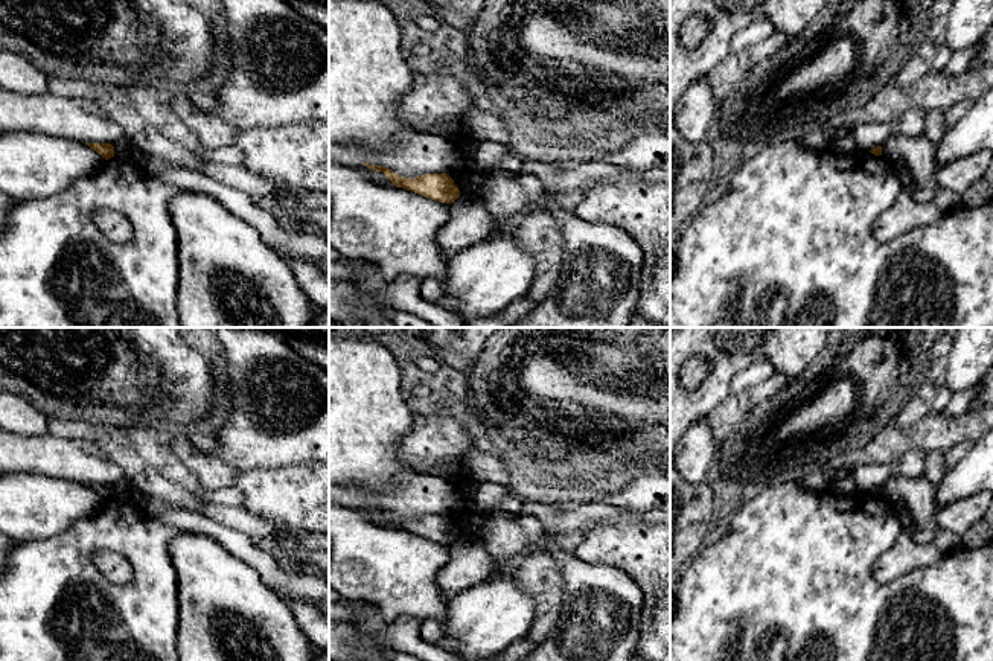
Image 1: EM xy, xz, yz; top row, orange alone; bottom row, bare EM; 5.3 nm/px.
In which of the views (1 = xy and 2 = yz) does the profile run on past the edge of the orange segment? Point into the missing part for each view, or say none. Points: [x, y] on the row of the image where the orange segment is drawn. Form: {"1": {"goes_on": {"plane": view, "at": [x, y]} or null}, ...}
{"1": {"goes_on": null}, "2": {"goes_on": null}}

